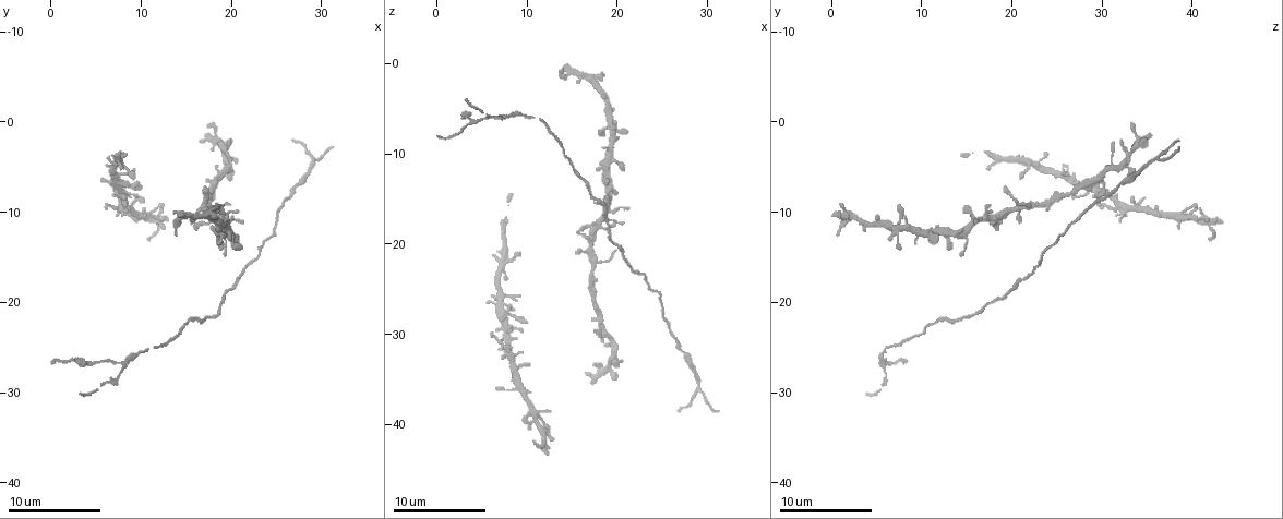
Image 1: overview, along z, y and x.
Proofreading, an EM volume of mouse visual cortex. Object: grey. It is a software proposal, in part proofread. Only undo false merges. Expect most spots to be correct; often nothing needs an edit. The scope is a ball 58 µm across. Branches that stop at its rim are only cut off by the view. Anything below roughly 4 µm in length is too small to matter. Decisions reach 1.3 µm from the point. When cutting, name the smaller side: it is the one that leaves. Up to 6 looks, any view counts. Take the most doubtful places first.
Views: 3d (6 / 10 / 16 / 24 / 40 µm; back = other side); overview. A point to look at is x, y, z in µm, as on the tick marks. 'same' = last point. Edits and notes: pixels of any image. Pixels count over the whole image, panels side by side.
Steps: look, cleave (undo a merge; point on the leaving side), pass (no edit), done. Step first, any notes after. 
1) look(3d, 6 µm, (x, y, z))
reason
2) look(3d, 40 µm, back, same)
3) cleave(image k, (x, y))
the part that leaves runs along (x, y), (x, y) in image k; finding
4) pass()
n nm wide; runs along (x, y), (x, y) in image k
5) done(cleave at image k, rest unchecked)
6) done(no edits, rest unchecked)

look(3d, 16 µm, (8.2, 26.6, 5.8))
a fork

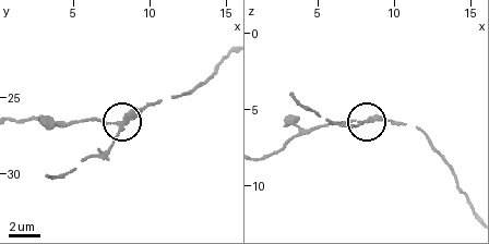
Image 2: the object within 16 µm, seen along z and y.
cleave(image 2, (97, 121))
side arm 8 µm; the part that leaves runs along (120, 122), (20, 119) in image 2; two cells meet here

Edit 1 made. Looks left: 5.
look(3d, 6 µm, (15.6, 21.8, 12.0))
thick turns thin

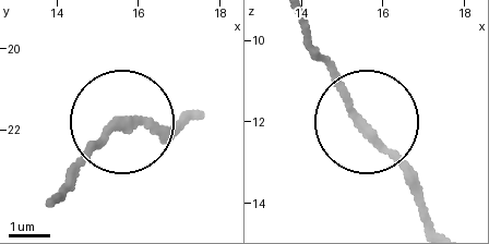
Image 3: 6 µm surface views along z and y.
pass()
continuous, no second cell

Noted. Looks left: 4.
look(3d, 10 µm, (19.2, 20.2, 17.6))

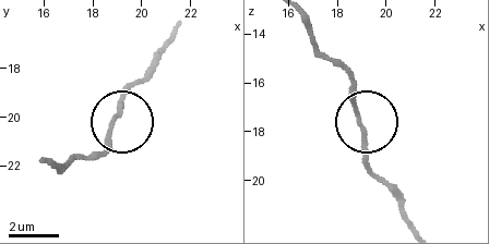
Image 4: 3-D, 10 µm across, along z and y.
look(3d, 10 µm, back, (19.1, 20.0, 17.7))

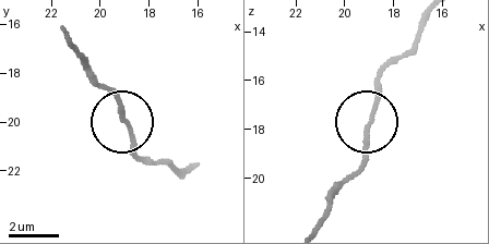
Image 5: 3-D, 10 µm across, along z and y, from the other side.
pass()
one cell here

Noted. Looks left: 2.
done(cleave at image 2, rest unchecked)

